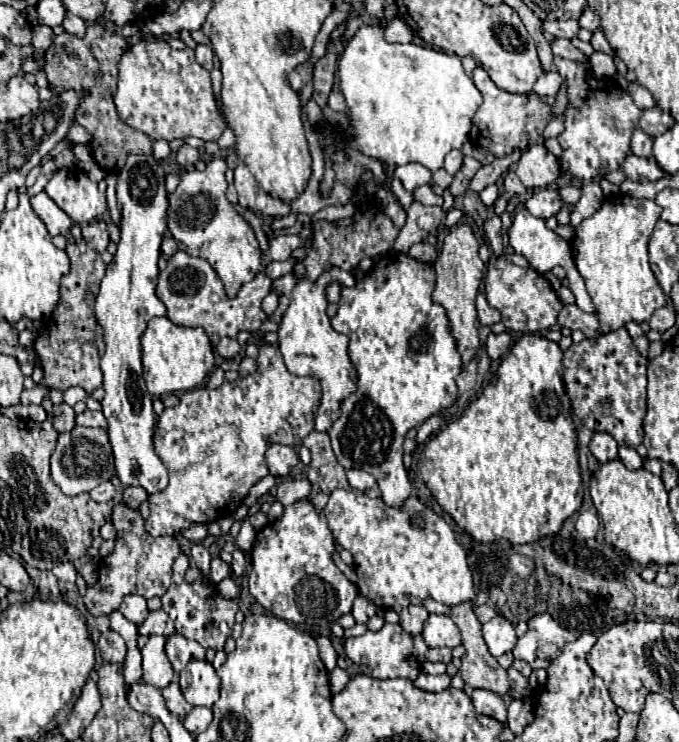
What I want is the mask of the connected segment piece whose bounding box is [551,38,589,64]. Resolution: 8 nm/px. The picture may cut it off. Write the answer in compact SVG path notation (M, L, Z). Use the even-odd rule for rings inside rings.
M559 38L559 40L555 40L553 42L553 54L555 56L561 56L561 58L569 58L569 60L575 60L575 62L587 62L589 58L581 52L581 50L577 50L569 40L563 40L563 38Z

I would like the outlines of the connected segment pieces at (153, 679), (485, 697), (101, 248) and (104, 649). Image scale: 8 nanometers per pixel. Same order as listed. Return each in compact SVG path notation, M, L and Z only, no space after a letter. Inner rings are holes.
M151 636L143 646L143 682L153 684L155 688L165 688L171 680L175 680L175 672L165 654L165 644L169 636Z
M473 690L471 698L473 698L473 706L479 714L491 716L491 718L499 720L501 724L507 722L507 704L499 694L495 694L491 690Z
M103 220L89 222L89 224L81 226L81 230L83 230L83 238L85 238L87 246L91 246L93 250L97 250L99 254L103 254L107 250L109 232L107 232L107 224Z
M113 630L103 632L101 638L99 638L99 642L97 642L97 646L99 646L99 650L101 650L103 660L107 660L107 662L117 662L117 664L121 664L121 662L125 660L127 646L125 646L123 638L121 638L117 632L113 632Z

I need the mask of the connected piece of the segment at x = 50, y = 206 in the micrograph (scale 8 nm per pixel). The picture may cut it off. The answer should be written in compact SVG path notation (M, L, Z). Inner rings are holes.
M45 192L33 196L31 204L33 204L33 210L37 212L37 216L45 222L51 236L57 236L57 234L65 236L69 232L69 228L73 226L71 218L67 218L67 214L63 210L59 210L59 206L55 206L55 202L51 198L47 198Z

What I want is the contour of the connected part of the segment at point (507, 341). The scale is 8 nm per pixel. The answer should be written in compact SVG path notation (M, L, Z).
M491 332L487 338L487 354L491 360L497 360L505 352L509 352L509 346L511 346L511 334L509 332L503 332L503 334Z

